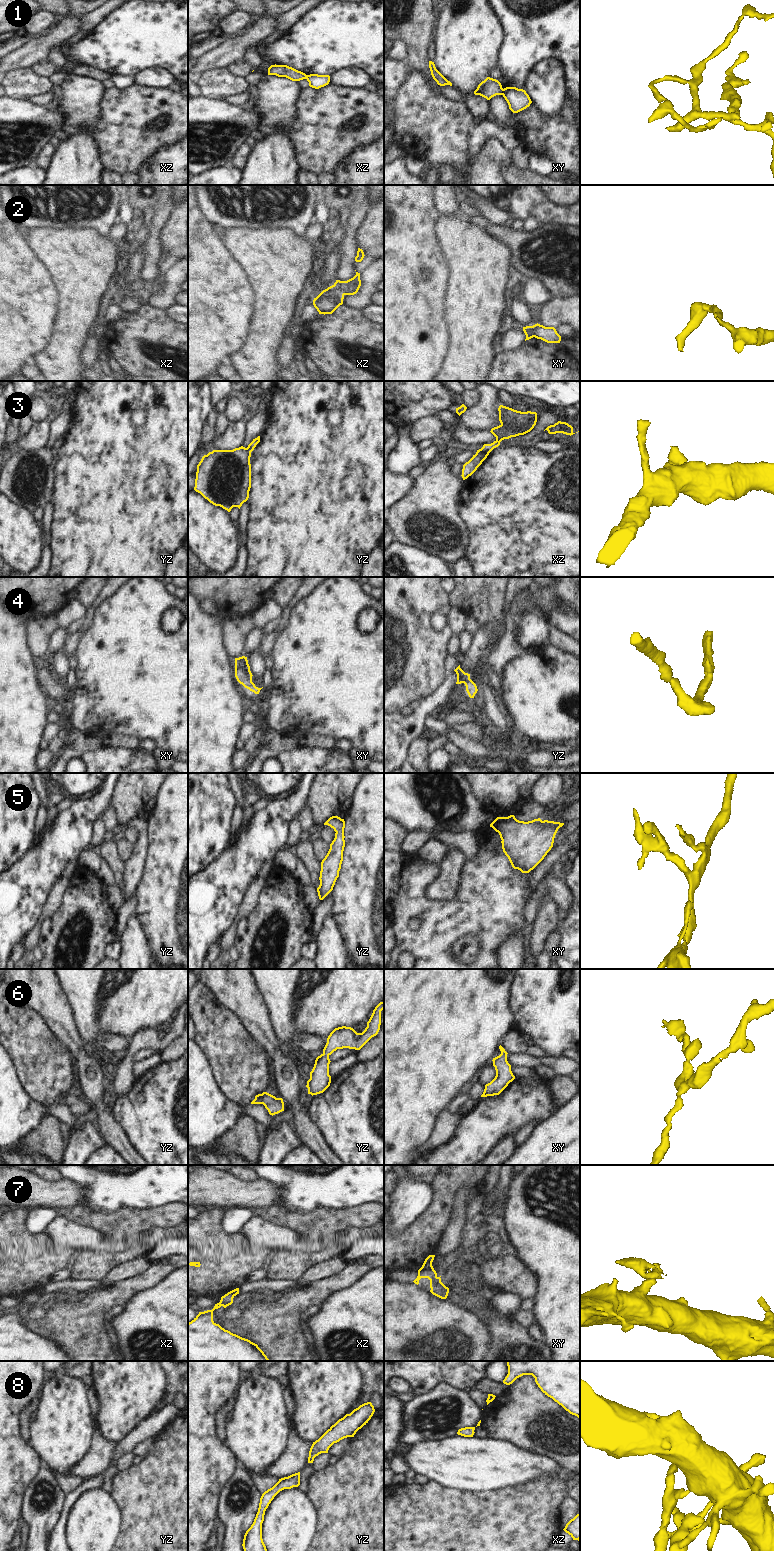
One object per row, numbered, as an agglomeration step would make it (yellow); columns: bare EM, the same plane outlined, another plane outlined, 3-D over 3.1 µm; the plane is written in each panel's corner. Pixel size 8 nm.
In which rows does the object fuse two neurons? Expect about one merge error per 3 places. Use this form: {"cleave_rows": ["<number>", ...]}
{"cleave_rows": ["1", "2", "3", "7"]}

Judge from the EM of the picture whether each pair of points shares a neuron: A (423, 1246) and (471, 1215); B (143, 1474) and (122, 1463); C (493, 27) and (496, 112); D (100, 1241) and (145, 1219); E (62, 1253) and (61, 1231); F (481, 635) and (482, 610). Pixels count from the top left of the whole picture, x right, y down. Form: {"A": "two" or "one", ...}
{"A": "two", "B": "two", "C": "two", "D": "two", "E": "two", "F": "two"}

